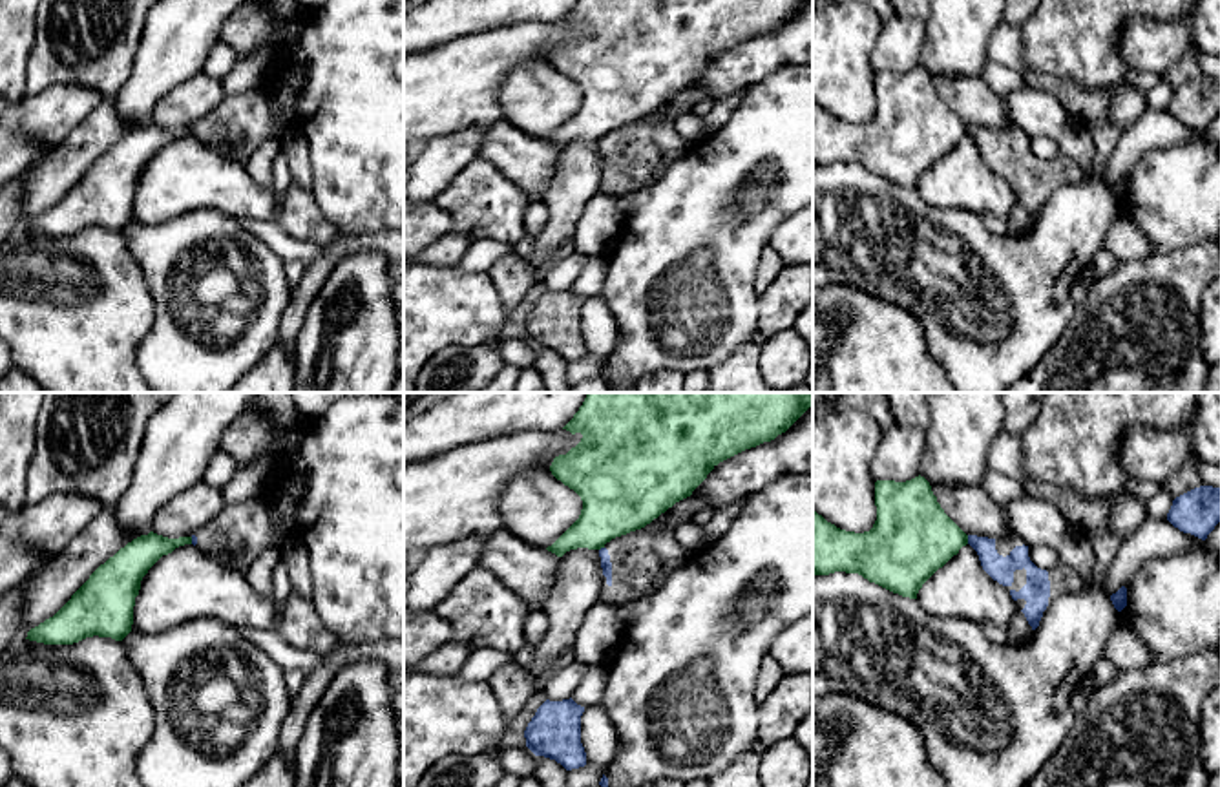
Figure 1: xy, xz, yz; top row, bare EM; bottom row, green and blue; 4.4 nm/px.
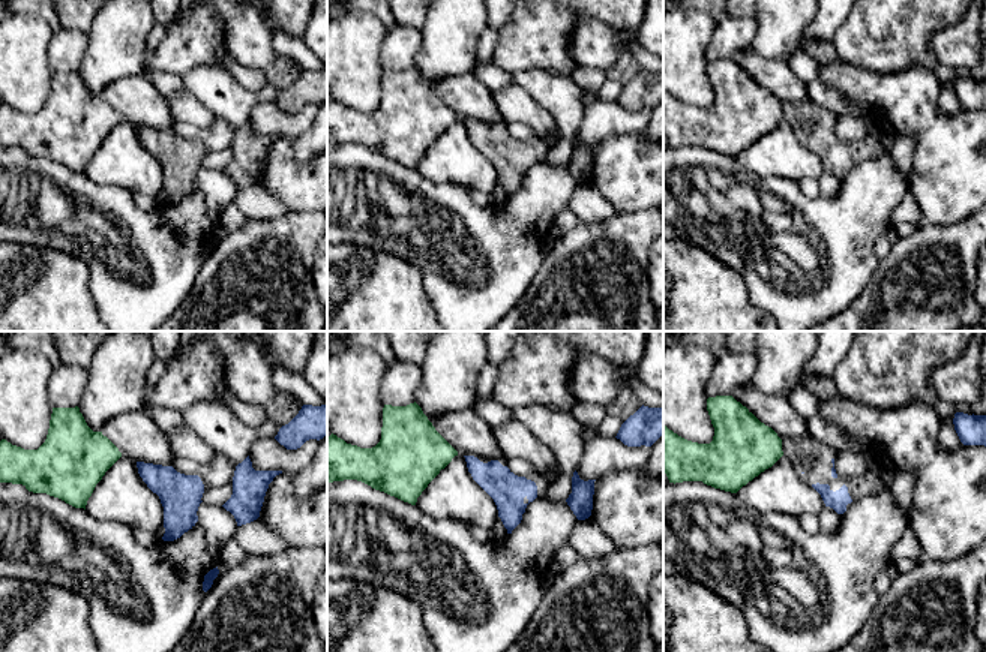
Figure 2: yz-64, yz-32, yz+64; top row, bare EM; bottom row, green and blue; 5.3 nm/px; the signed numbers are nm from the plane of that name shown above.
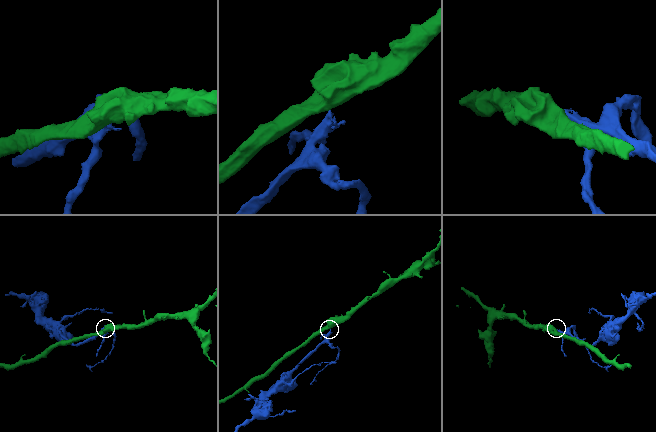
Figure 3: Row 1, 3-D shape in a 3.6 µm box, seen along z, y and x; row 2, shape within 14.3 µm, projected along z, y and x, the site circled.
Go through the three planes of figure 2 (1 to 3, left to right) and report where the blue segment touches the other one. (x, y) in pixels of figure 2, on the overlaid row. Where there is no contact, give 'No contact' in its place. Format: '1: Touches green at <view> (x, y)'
1: No contact
2: No contact
3: No contact

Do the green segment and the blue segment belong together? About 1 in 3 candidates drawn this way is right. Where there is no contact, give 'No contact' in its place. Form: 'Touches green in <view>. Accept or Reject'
Touches green in yz. Reject

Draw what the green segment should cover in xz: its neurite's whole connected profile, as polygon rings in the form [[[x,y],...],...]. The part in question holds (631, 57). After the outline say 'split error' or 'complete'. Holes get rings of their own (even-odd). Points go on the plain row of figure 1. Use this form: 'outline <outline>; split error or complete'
outline [[[579,0],[563,18],[572,26],[581,24],[581,33],[566,46],[553,49],[550,62],[573,80],[583,100],[579,110],[546,141],[563,148],[570,141],[601,141],[606,133],[641,121],[692,86],[707,66],[723,51],[774,31],[785,24],[807,0]]]; complete

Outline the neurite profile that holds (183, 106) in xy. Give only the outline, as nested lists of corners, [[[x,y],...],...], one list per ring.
[[[199,71],[155,104],[152,122],[168,130],[192,128],[225,97],[223,80]]]

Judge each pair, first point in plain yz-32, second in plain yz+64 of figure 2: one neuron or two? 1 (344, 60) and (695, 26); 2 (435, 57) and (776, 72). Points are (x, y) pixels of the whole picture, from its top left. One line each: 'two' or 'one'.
1: one
2: two

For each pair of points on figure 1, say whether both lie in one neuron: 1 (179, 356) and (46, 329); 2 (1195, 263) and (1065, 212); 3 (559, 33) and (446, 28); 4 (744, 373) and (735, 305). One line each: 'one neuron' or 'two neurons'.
1: two neurons
2: two neurons
3: two neurons
4: two neurons

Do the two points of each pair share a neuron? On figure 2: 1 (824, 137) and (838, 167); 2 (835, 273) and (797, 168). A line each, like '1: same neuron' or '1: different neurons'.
1: same neuron
2: different neurons

